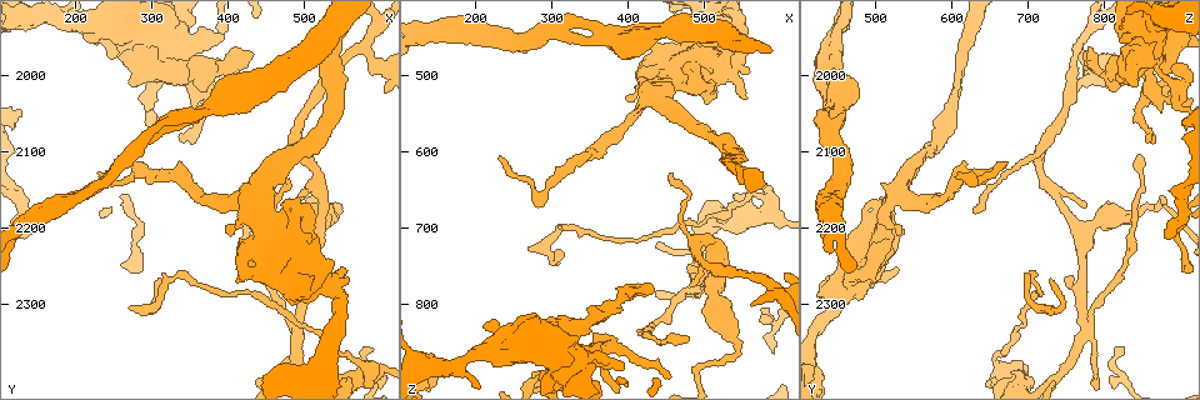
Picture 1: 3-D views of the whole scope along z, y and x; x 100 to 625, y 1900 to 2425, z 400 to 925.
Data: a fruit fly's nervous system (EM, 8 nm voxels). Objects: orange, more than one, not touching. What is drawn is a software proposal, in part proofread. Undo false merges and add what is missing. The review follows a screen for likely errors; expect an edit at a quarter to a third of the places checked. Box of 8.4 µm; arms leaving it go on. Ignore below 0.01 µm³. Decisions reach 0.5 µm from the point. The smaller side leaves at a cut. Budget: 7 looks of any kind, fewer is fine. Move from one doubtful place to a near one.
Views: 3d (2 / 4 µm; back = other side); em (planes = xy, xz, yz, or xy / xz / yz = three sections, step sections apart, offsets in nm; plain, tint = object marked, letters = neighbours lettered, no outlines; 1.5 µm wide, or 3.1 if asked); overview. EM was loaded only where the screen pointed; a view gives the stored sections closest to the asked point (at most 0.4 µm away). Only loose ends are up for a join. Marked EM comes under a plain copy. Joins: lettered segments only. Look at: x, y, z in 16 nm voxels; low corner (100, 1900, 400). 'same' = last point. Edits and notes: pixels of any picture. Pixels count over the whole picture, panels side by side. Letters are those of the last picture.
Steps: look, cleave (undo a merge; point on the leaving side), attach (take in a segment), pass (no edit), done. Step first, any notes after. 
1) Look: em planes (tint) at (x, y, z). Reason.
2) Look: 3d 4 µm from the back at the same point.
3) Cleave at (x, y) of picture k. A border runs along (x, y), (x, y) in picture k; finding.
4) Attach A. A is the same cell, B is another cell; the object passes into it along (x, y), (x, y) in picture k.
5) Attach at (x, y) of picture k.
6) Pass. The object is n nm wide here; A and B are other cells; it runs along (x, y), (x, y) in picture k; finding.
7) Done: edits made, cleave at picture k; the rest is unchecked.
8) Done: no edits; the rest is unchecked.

Look: em xy step 4 (letters) at (395, 1995, 790).

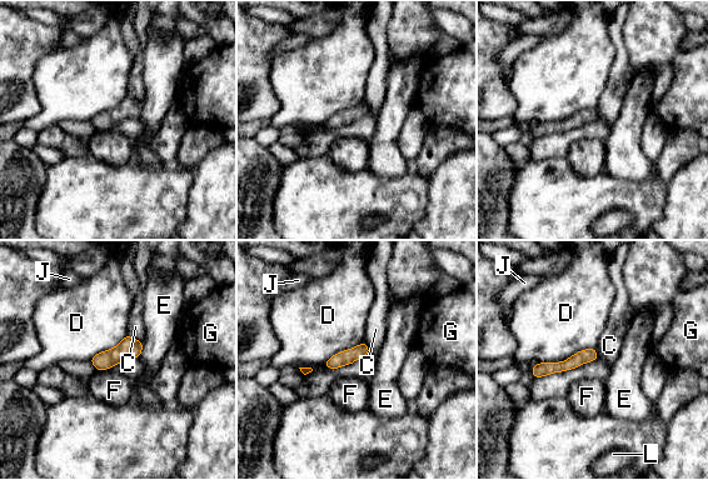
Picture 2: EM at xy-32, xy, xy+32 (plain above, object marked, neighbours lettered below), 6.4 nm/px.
Pass. The object is 90 nm wide here; C, D, E, F, G, J and L are other cells; it runs along (594, 355), (534, 371) in picture 2; one cell here.

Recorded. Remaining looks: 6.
Look: 3d 4 µm at (230, 2135, 605). End of a long branch.

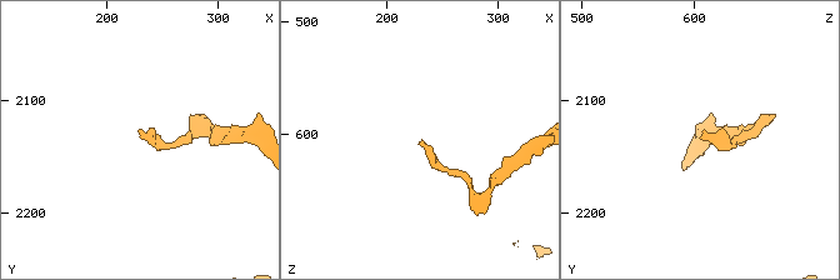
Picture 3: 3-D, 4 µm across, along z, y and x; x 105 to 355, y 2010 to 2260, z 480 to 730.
Look: em xy step 4 (letters) at (228, 2132, 604).

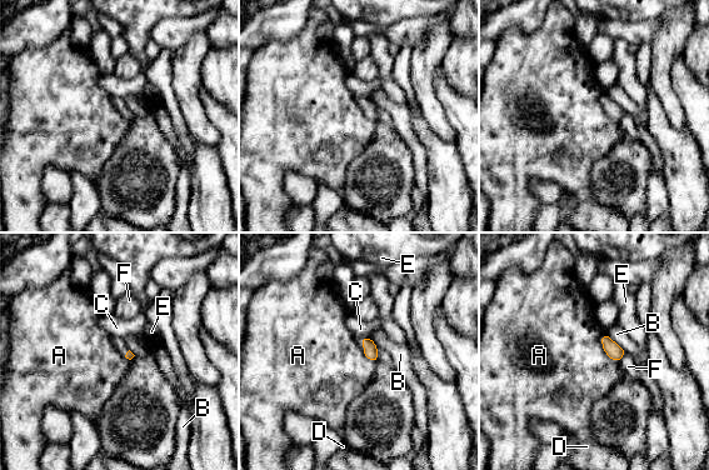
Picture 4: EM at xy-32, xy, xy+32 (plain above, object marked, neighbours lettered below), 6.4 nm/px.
Pass. The longest contact is with A, 220 nm; A, B, C, D, E and F are other cells; a border runs along (602, 334), (603, 350), (618, 363) in picture 4; none of them fits.

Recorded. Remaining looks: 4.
Look: em xz step 8 (tint) at (435, 2155, 520). Three-way junction.

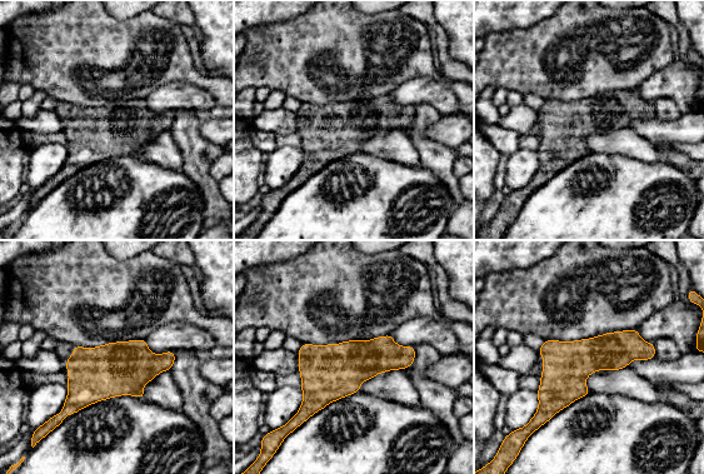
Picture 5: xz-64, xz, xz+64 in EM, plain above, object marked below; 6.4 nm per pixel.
Look: em planes (letters) at the same point. Cut it another way.

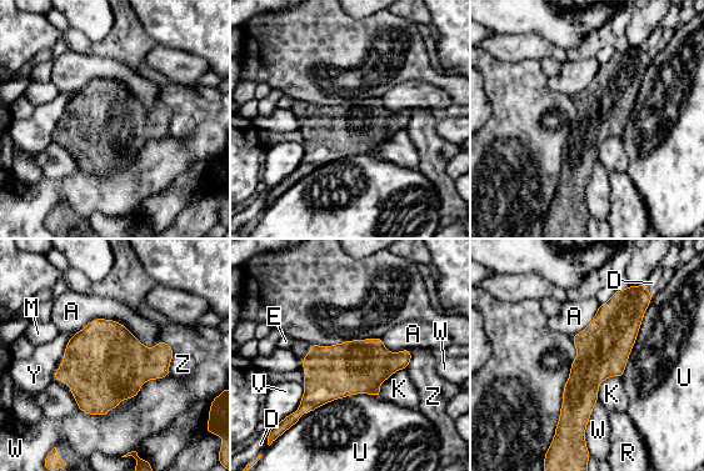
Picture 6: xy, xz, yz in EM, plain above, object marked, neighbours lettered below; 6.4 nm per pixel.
Pass. A, D, E, K, M, R, U, V, W, Y and Z are other cells; continuous, no second cell.

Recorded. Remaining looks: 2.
Done: no edits; the rest is unchecked.

